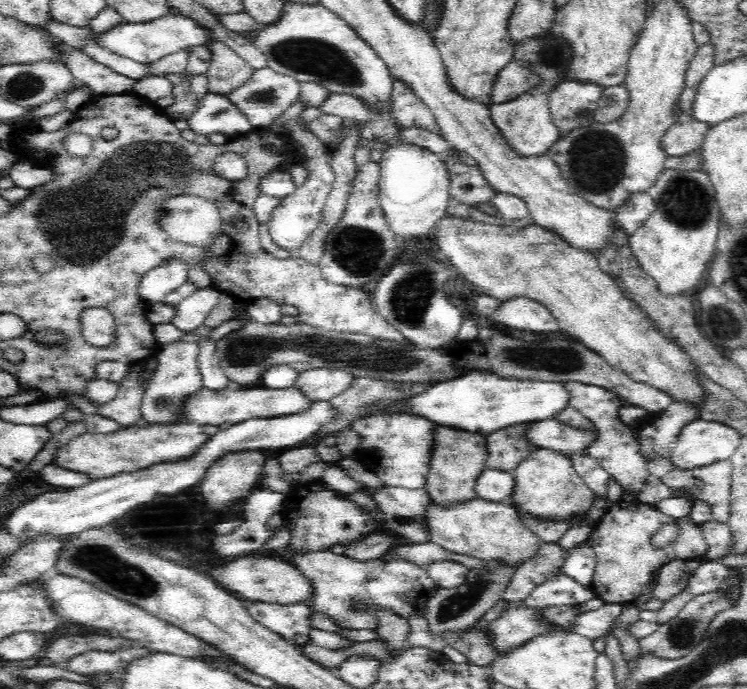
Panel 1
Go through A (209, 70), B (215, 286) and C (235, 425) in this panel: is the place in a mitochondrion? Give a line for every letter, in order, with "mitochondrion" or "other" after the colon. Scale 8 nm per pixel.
A: other
B: other
C: other

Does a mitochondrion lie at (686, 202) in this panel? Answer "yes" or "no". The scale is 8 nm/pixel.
yes

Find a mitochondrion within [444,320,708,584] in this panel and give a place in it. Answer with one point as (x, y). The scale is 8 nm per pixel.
(559, 359)

